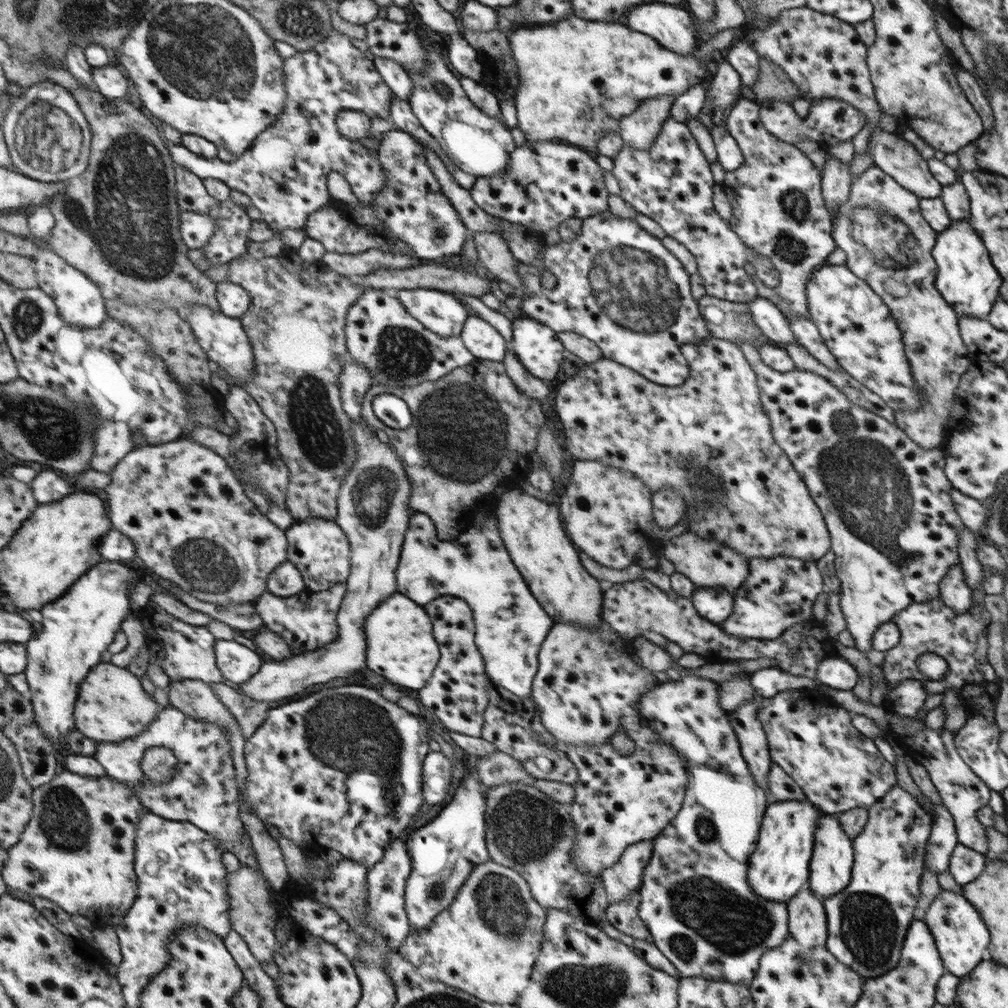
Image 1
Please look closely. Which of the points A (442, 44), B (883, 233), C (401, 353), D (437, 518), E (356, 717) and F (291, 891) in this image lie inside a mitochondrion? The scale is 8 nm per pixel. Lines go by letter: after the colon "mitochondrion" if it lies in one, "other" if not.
A: other
B: mitochondrion
C: mitochondrion
D: other
E: mitochondrion
F: other

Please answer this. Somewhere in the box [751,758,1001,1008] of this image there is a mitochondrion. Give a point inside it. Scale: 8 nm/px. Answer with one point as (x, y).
(868, 924)

